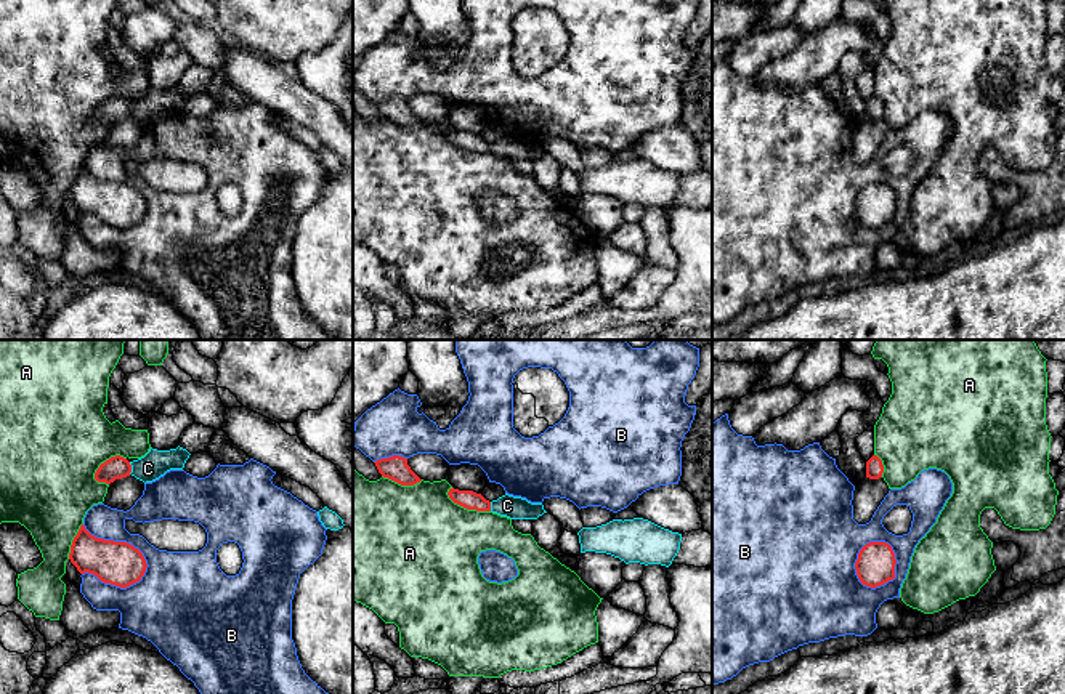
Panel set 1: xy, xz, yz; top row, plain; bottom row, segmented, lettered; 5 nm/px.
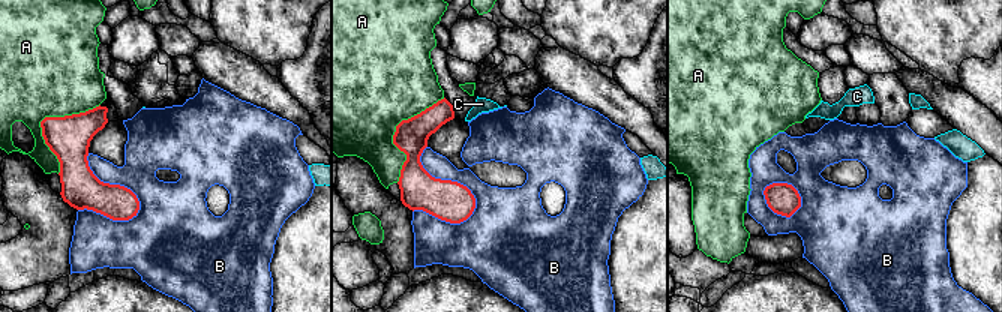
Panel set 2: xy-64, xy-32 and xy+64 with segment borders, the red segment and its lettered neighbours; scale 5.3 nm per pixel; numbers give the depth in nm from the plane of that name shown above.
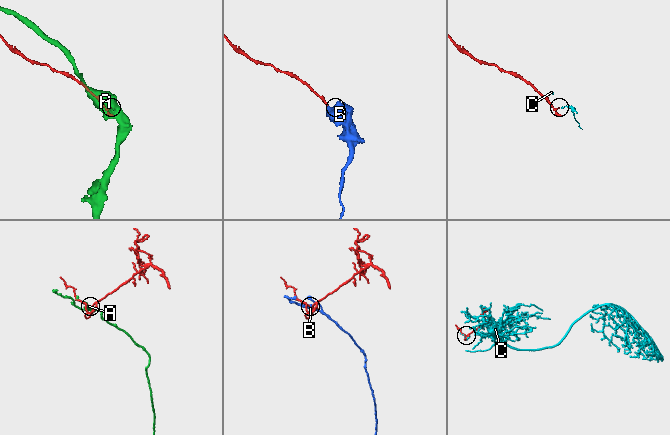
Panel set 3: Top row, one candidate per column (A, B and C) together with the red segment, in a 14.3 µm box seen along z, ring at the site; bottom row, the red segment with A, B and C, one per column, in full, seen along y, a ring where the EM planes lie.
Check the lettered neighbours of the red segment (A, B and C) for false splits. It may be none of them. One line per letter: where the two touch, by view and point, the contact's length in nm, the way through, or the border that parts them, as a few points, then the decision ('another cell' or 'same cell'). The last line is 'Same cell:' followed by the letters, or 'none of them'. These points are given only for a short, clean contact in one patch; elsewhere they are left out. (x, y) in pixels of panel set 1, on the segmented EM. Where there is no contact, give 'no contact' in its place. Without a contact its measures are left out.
A: contact xy (106, 460); length 200 nm; another cell
B: contact xy (125, 542); length 400 nm; another cell
C: contact xy (130, 468); length 60 nm; same cell
Same cell: C

